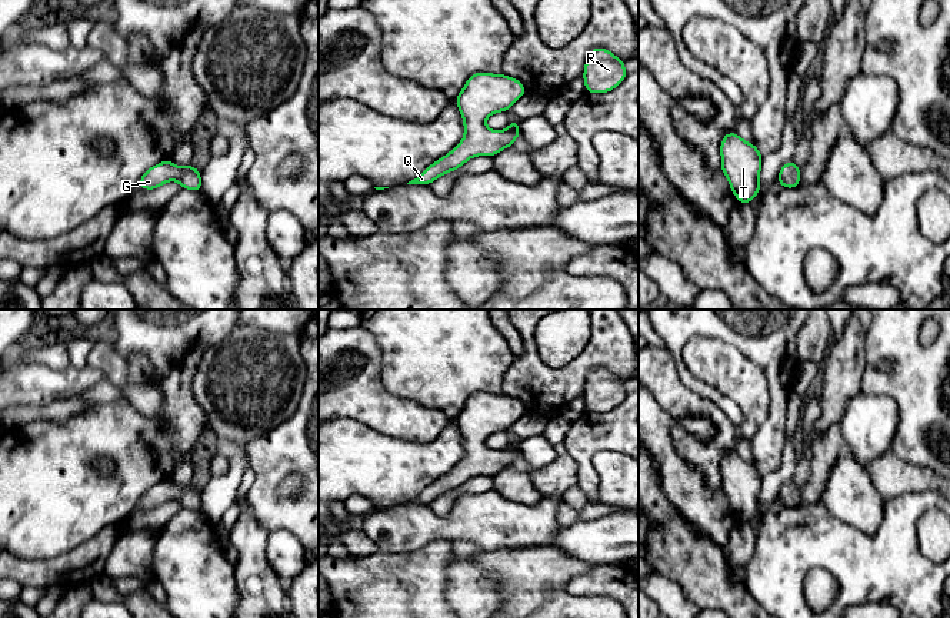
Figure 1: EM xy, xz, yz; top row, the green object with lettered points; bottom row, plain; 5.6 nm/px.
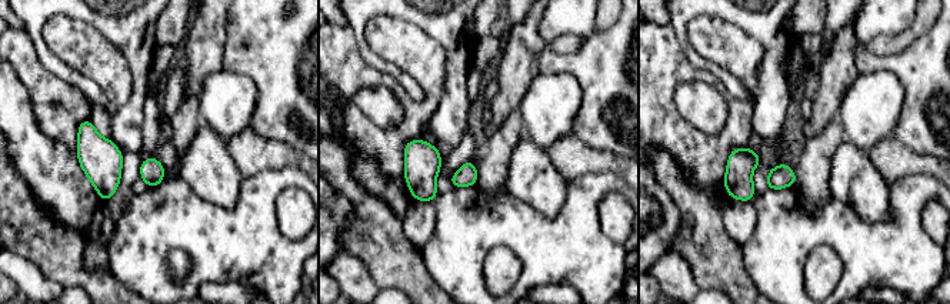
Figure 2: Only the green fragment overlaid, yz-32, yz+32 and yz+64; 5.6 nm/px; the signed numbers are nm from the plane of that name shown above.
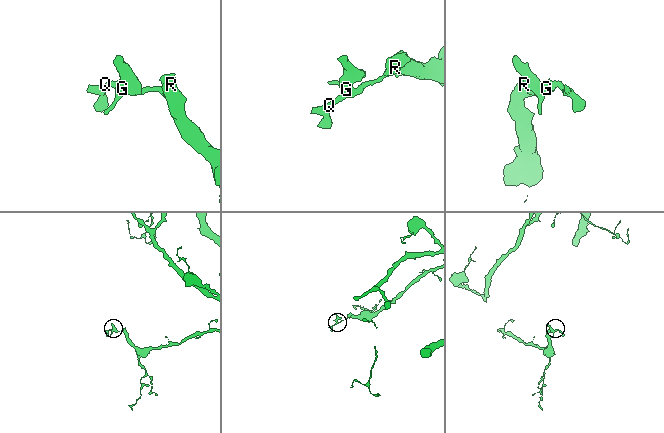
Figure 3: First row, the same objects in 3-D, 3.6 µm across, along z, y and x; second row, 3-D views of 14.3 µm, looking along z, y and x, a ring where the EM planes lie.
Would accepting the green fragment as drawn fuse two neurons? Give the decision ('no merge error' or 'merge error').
no merge error

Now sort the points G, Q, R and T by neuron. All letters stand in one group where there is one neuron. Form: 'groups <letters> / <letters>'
groups G Q R T

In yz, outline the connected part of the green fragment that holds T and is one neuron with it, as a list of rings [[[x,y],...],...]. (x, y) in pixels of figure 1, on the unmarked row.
[[[726,452],[720,465],[721,491],[739,522],[751,522],[760,511],[763,474],[737,452]]]

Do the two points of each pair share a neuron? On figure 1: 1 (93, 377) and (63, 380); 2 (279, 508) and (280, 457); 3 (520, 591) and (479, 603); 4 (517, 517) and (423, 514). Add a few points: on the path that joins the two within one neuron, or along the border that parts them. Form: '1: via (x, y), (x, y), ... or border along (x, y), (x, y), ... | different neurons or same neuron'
1: via (86, 378), (70, 380) | same neuron
2: via (270, 495), (270, 470) | same neuron
3: border along (480, 571), (494, 578), (494, 585), (503, 603) | different neurons
4: via (494, 520), (446, 521) | same neuron

